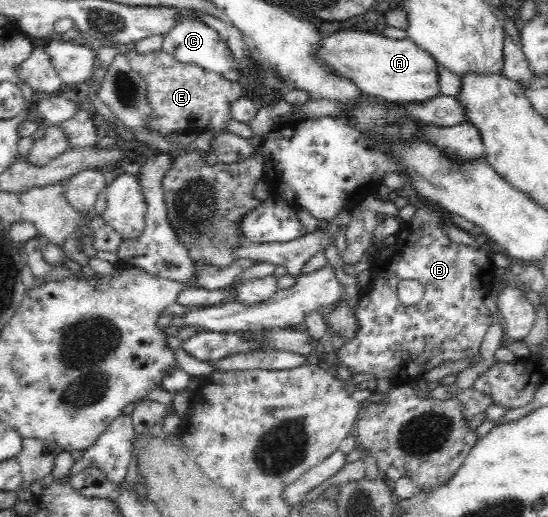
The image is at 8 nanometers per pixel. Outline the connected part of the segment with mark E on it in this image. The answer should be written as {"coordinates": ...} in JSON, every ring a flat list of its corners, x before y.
{"coordinates":[[131,47,123,50,128,64,142,76,148,86,148,101,152,107,150,127,160,134,175,135,189,132,199,133,206,128,213,128,214,135,226,131,224,122,229,118,229,104,245,94,239,81,224,80,218,74,201,70,199,66,178,62,172,56,154,52,138,56]]}

